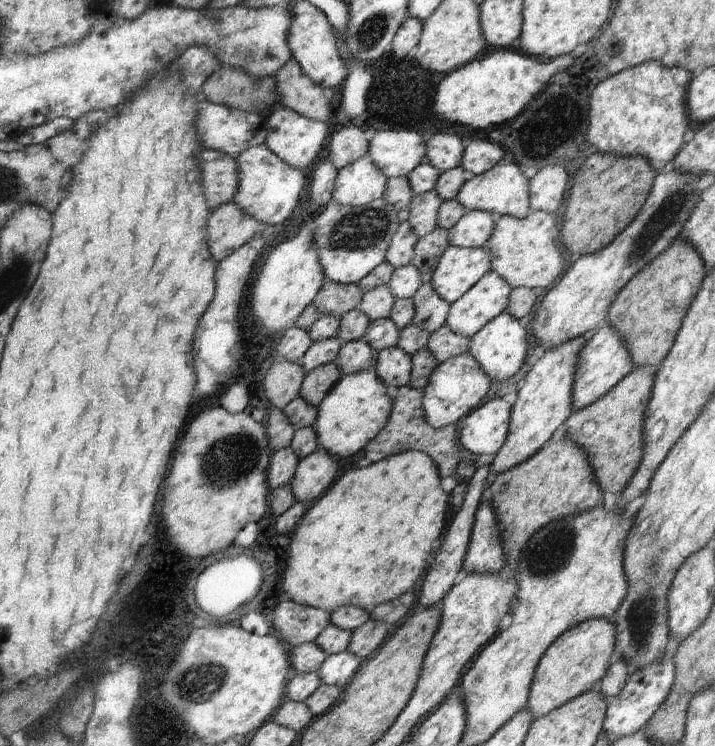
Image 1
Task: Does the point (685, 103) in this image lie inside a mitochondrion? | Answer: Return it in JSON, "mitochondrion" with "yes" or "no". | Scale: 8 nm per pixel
{"mitochondrion":"no"}

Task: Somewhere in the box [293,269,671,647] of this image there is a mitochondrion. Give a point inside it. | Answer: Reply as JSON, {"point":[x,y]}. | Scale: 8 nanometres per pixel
{"point":[560,540]}

